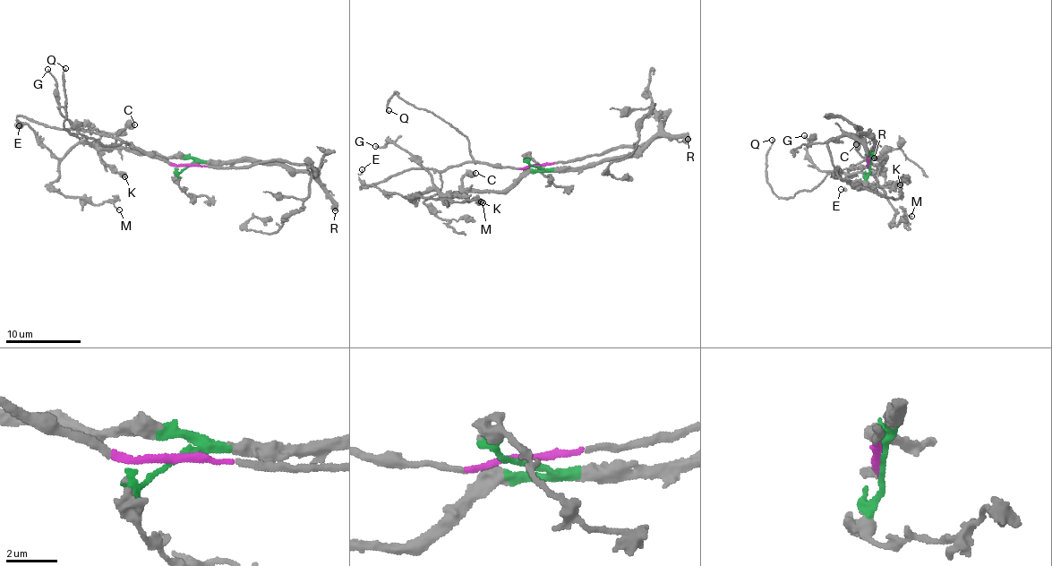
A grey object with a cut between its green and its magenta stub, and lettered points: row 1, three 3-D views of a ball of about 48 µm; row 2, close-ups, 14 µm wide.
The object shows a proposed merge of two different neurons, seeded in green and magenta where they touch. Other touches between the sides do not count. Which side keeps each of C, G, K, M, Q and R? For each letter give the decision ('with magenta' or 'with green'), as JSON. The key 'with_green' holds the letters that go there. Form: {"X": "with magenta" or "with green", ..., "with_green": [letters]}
{"C": "with green", "G": "with green", "K": "with green", "M": "with green", "Q": "with magenta", "R": "with green", "with_green": ["C", "G", "K", "M", "R"]}

